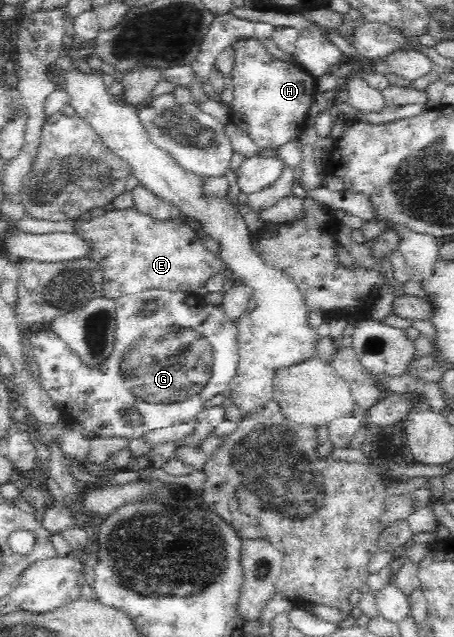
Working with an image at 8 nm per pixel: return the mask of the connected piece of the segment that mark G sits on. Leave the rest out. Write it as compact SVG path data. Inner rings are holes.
M163 291L162 311L151 319L140 319L136 305L142 295L124 294L116 300L116 339L114 353L96 370L81 367L79 358L50 329L49 325L30 332L32 361L37 382L51 402L75 428L98 437L127 437L134 440L151 430L165 429L192 421L205 409L205 403L230 387L239 365L237 324L229 320L221 305L212 305L202 296L185 292ZM132 409L139 410L139 425L131 425Z

